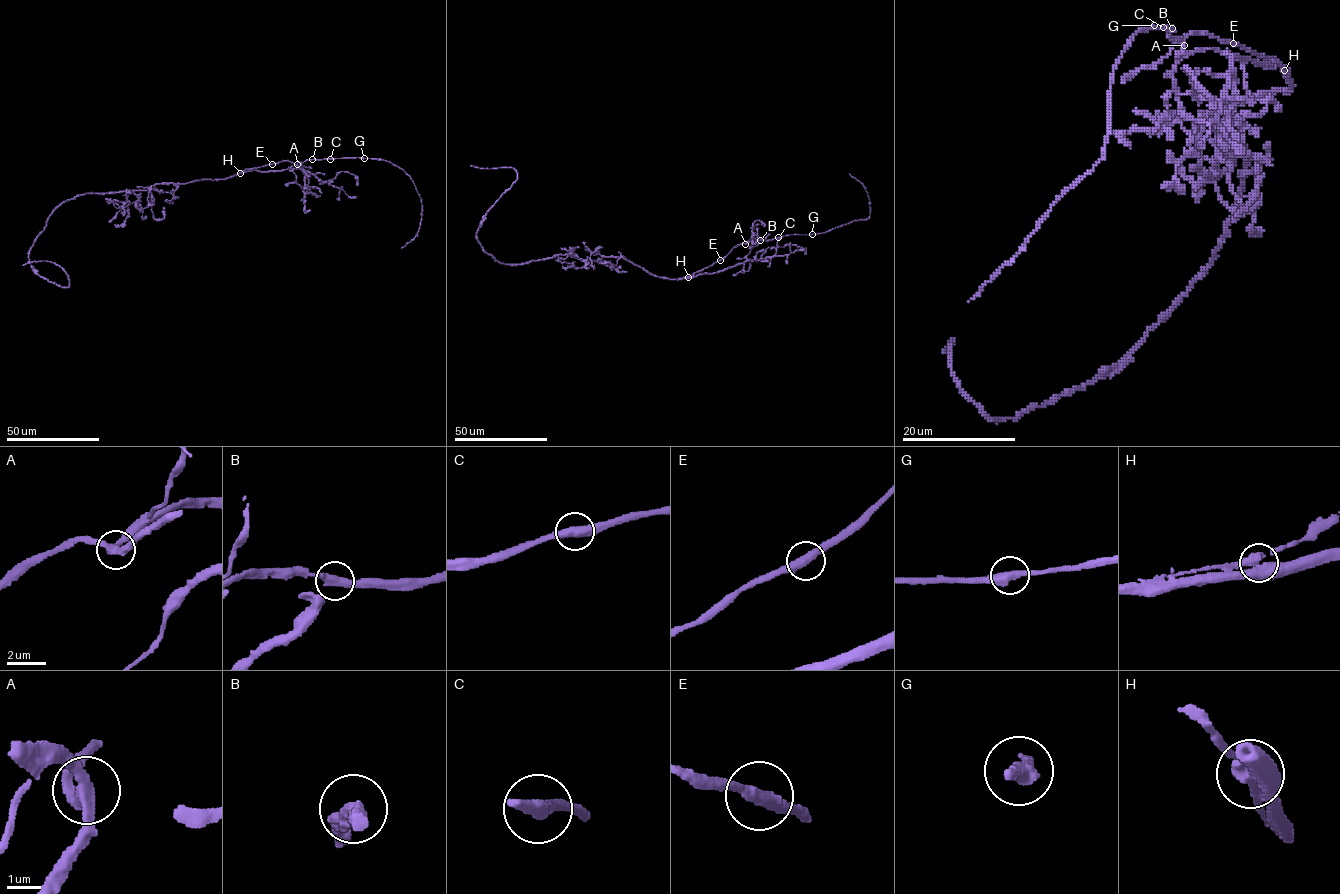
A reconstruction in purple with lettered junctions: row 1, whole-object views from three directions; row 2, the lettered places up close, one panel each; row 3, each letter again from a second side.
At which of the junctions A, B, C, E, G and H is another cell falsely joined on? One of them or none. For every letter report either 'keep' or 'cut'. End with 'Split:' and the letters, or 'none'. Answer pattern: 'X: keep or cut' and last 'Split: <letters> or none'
A: keep
B: keep
C: keep
E: keep
G: keep
H: cut
Split: H

